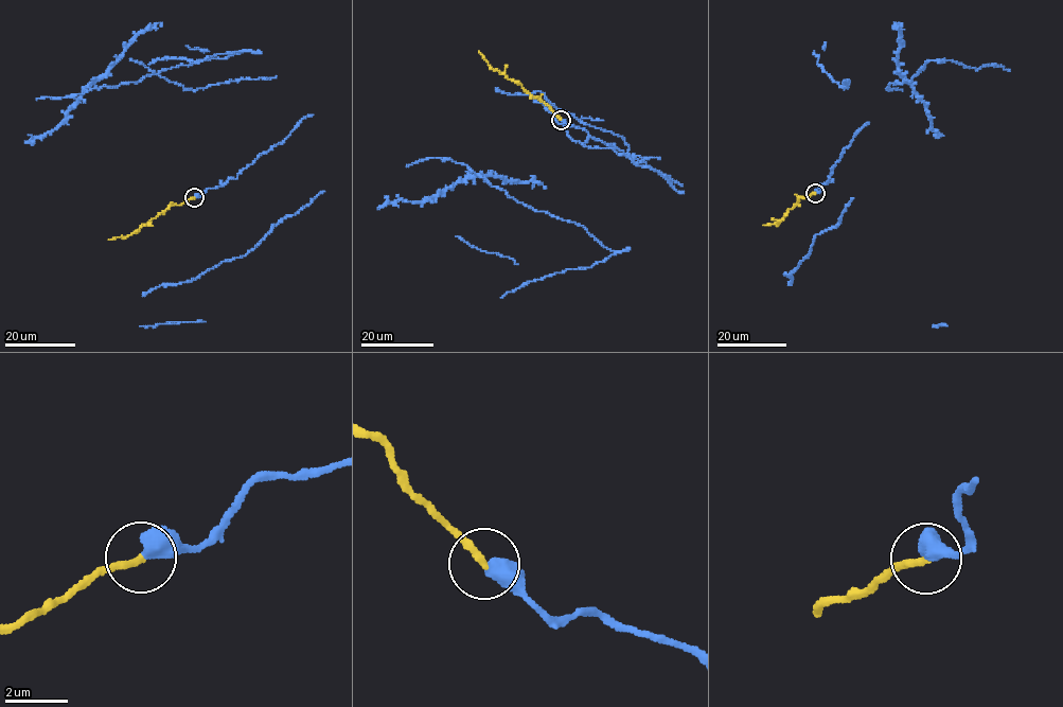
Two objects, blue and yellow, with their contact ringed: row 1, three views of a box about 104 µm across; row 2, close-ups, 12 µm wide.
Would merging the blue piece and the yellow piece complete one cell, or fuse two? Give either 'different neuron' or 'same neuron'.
same neuron

